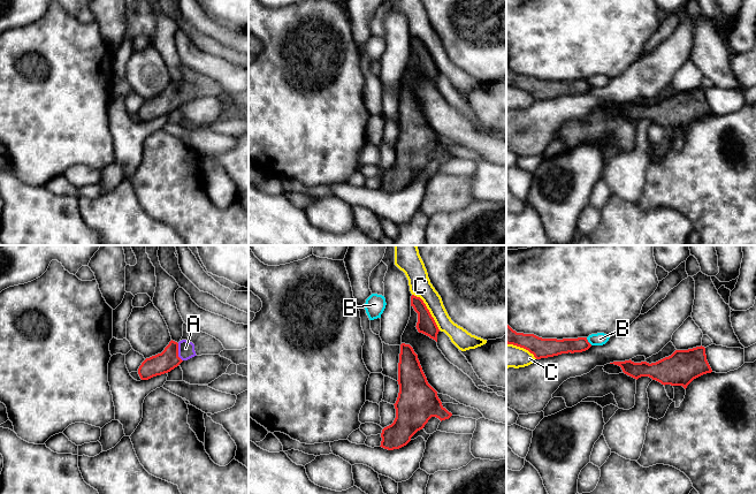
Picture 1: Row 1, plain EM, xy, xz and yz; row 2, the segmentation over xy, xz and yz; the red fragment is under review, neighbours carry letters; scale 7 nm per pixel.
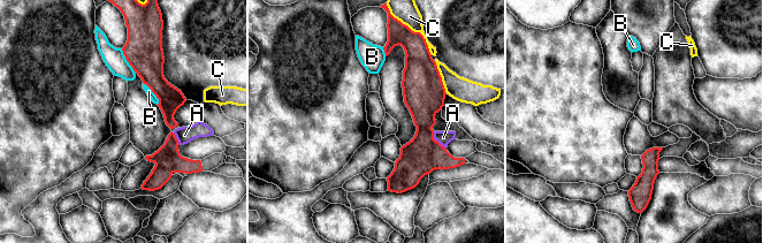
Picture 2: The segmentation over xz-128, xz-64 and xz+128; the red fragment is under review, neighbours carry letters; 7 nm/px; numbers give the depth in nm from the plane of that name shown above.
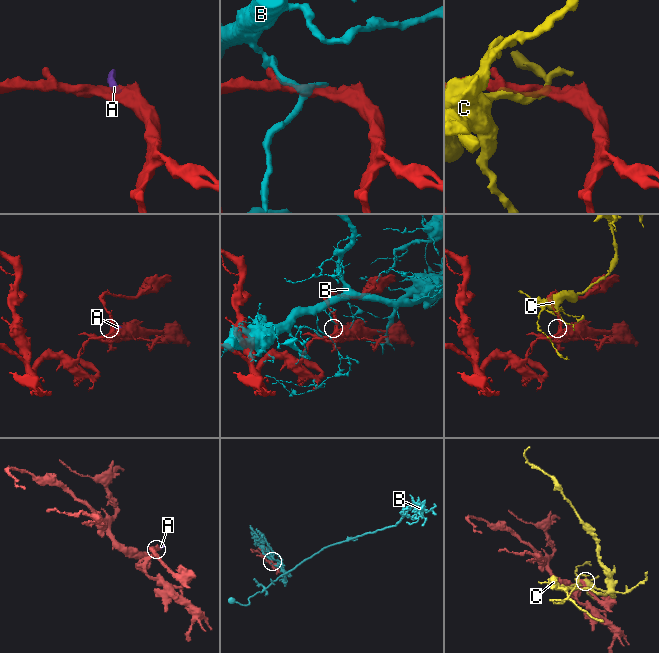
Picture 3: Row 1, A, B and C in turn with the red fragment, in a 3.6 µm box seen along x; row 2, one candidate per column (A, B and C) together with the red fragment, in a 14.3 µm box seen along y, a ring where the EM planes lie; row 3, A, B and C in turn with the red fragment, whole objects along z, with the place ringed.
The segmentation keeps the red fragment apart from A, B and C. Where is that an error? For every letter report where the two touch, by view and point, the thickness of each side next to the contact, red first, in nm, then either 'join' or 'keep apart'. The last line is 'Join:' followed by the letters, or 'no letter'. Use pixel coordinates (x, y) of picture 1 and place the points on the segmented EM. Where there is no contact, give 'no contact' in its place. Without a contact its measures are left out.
A: meets red in xy at (177, 352); 150 nm thick on the red side, 110 nm on the other; join
B: meets red in yz at (587, 341); 130 nm thick on the red side, 90 nm on the other; keep apart
C: meets red in xz at (428, 310); 130 nm thick on the red side, 150 nm on the other; keep apart
Join: A

